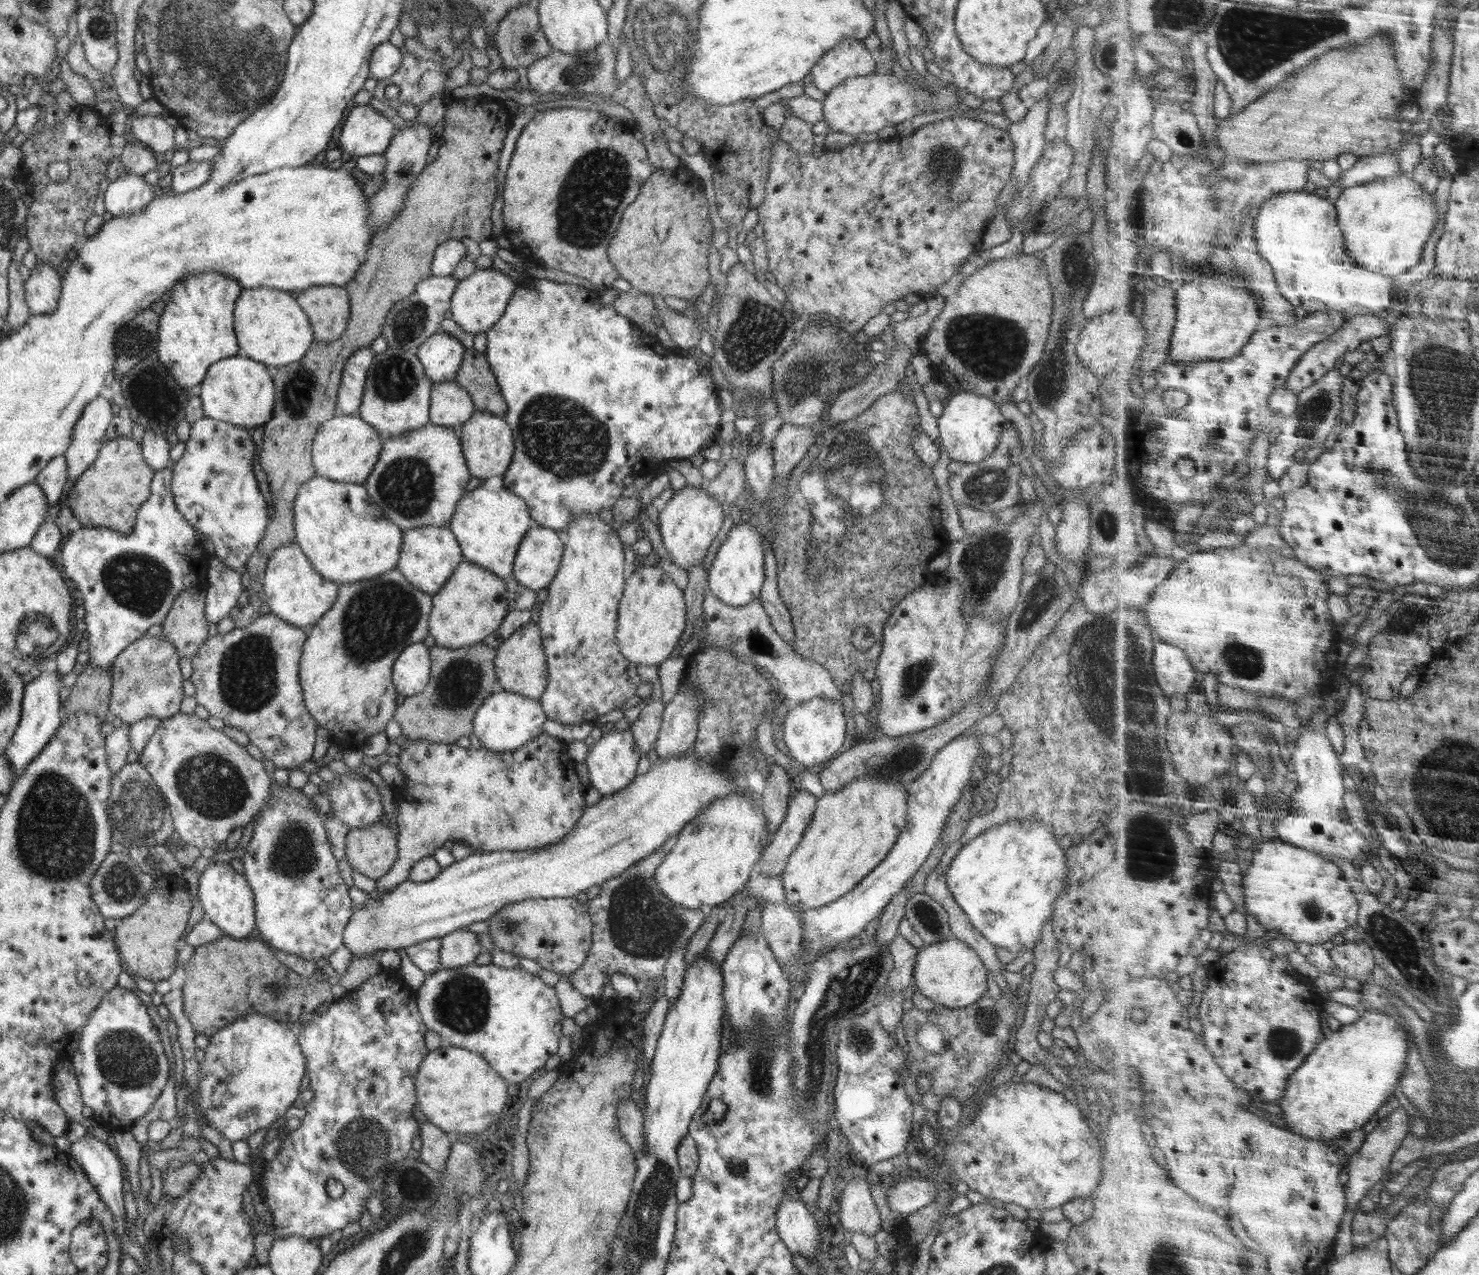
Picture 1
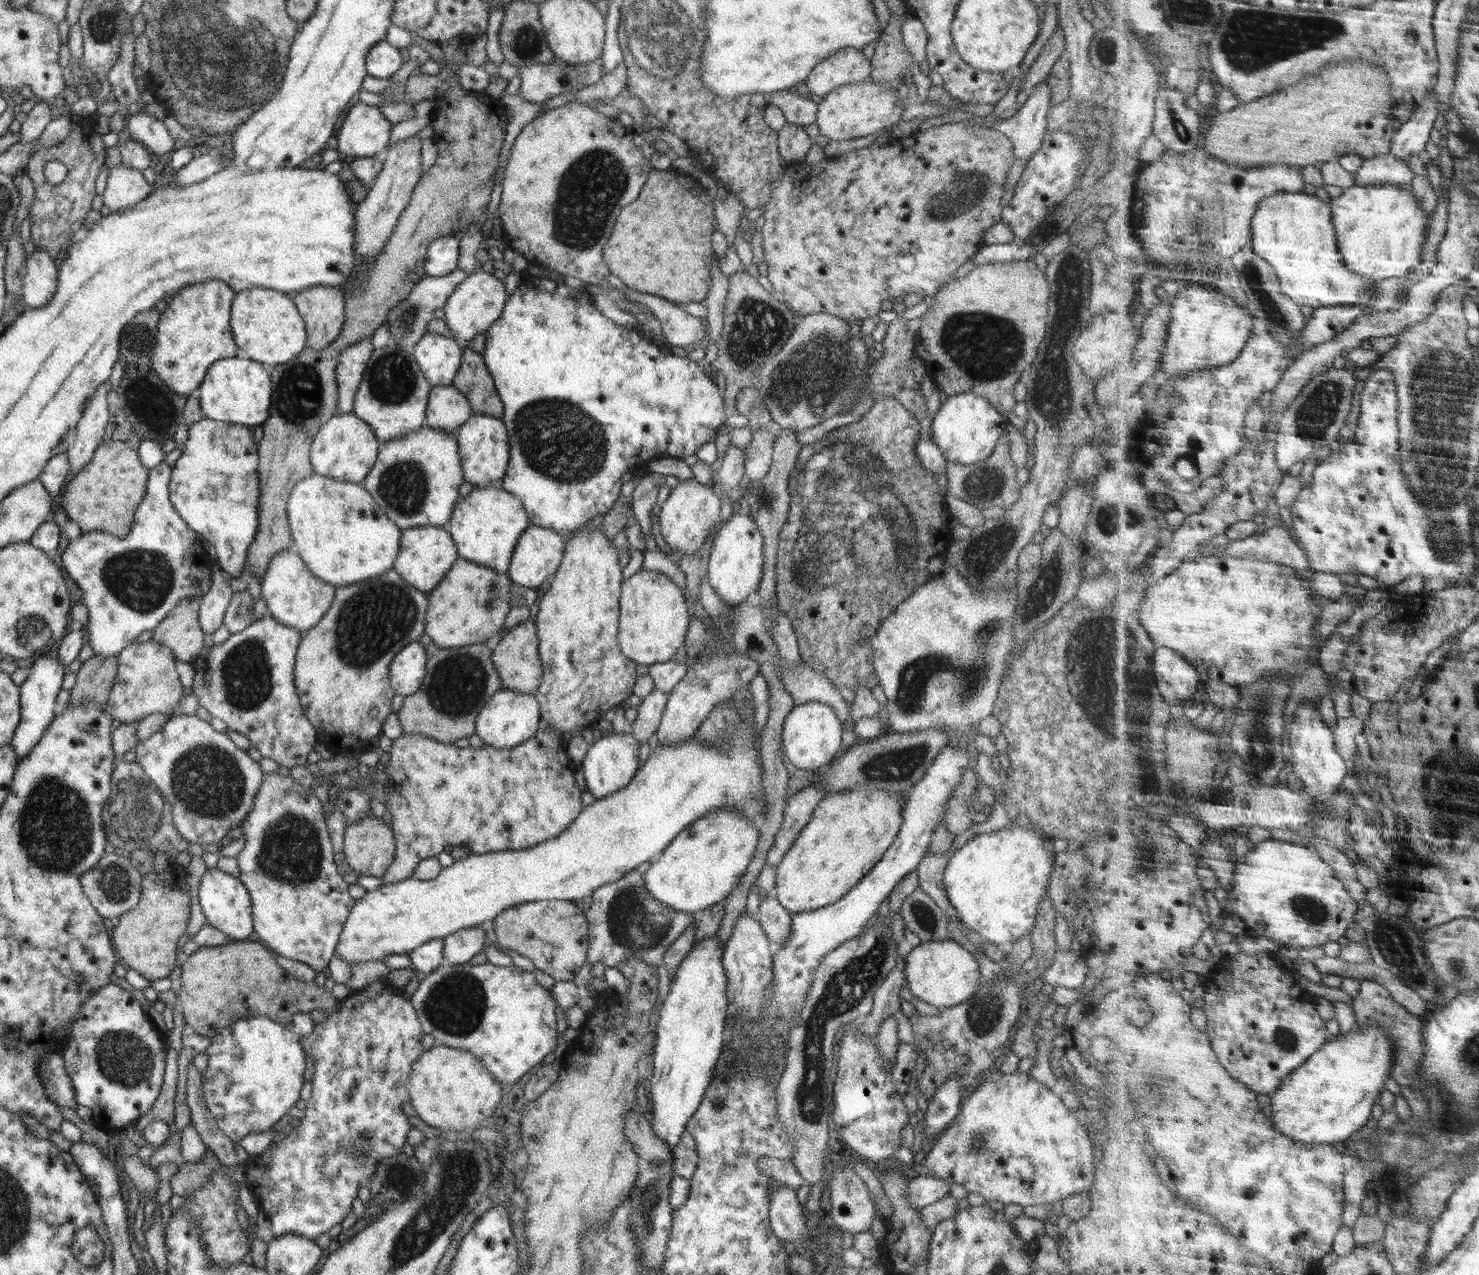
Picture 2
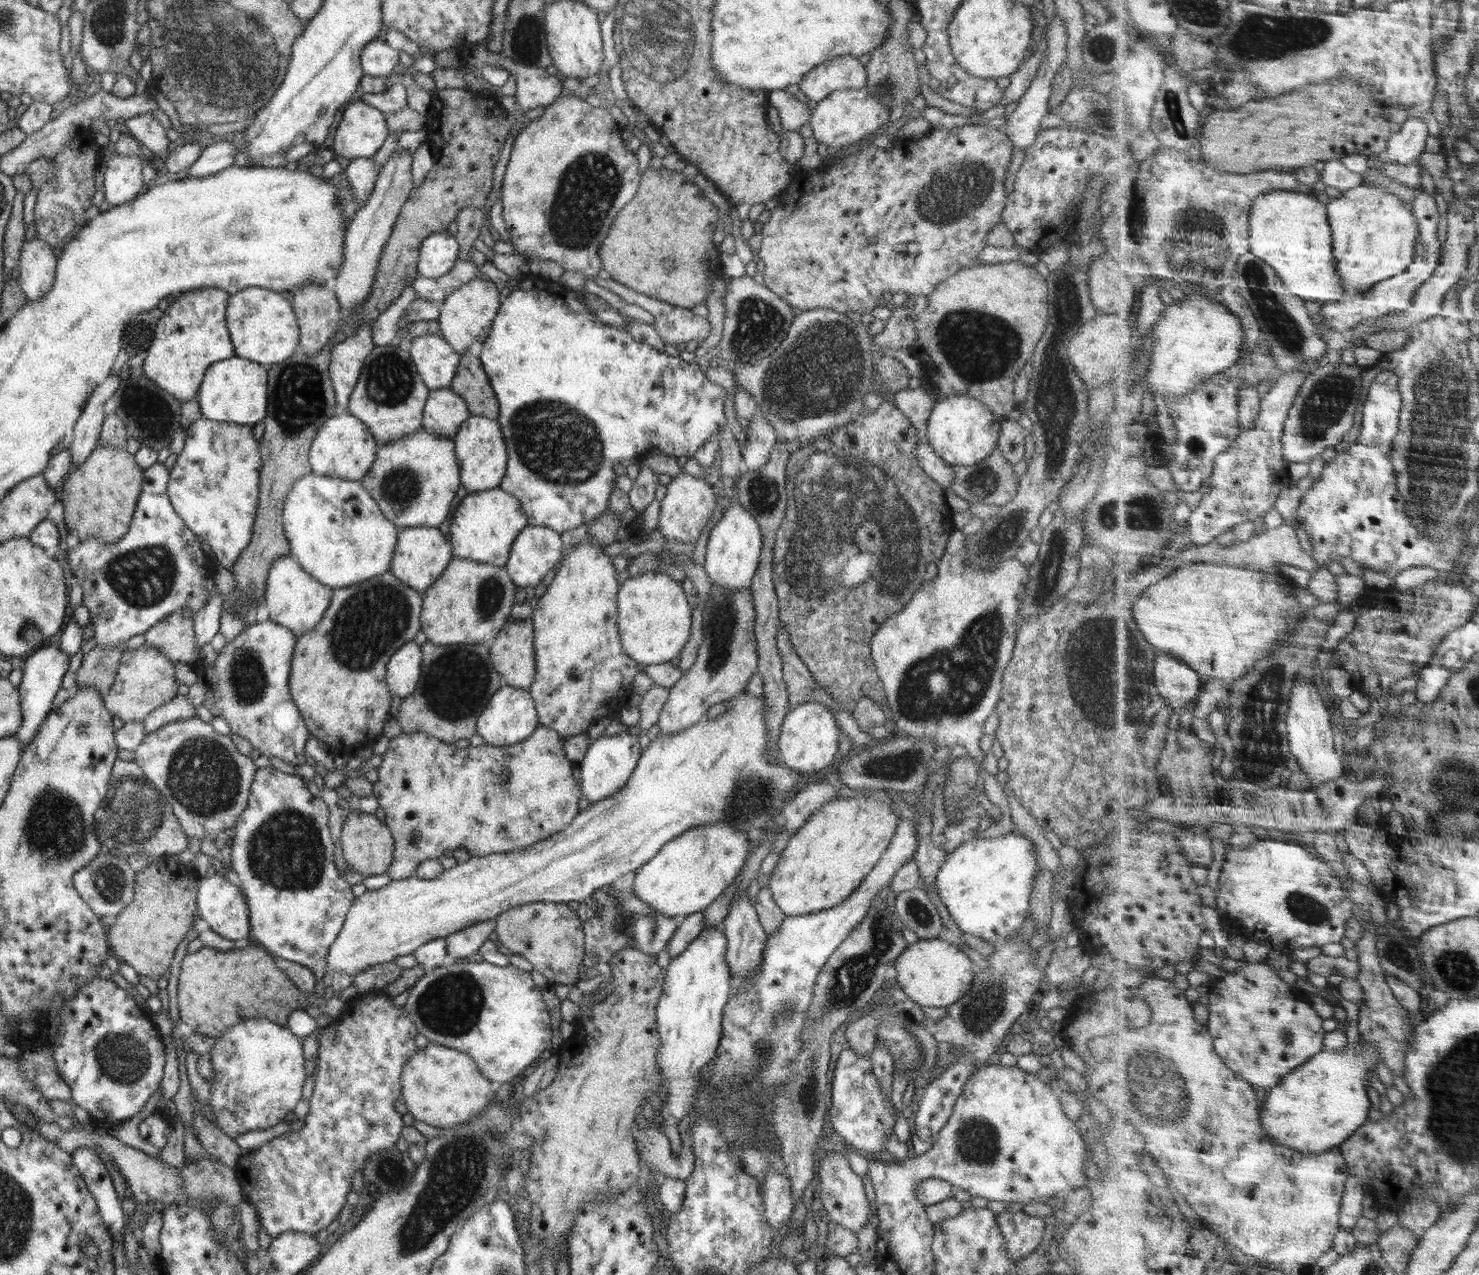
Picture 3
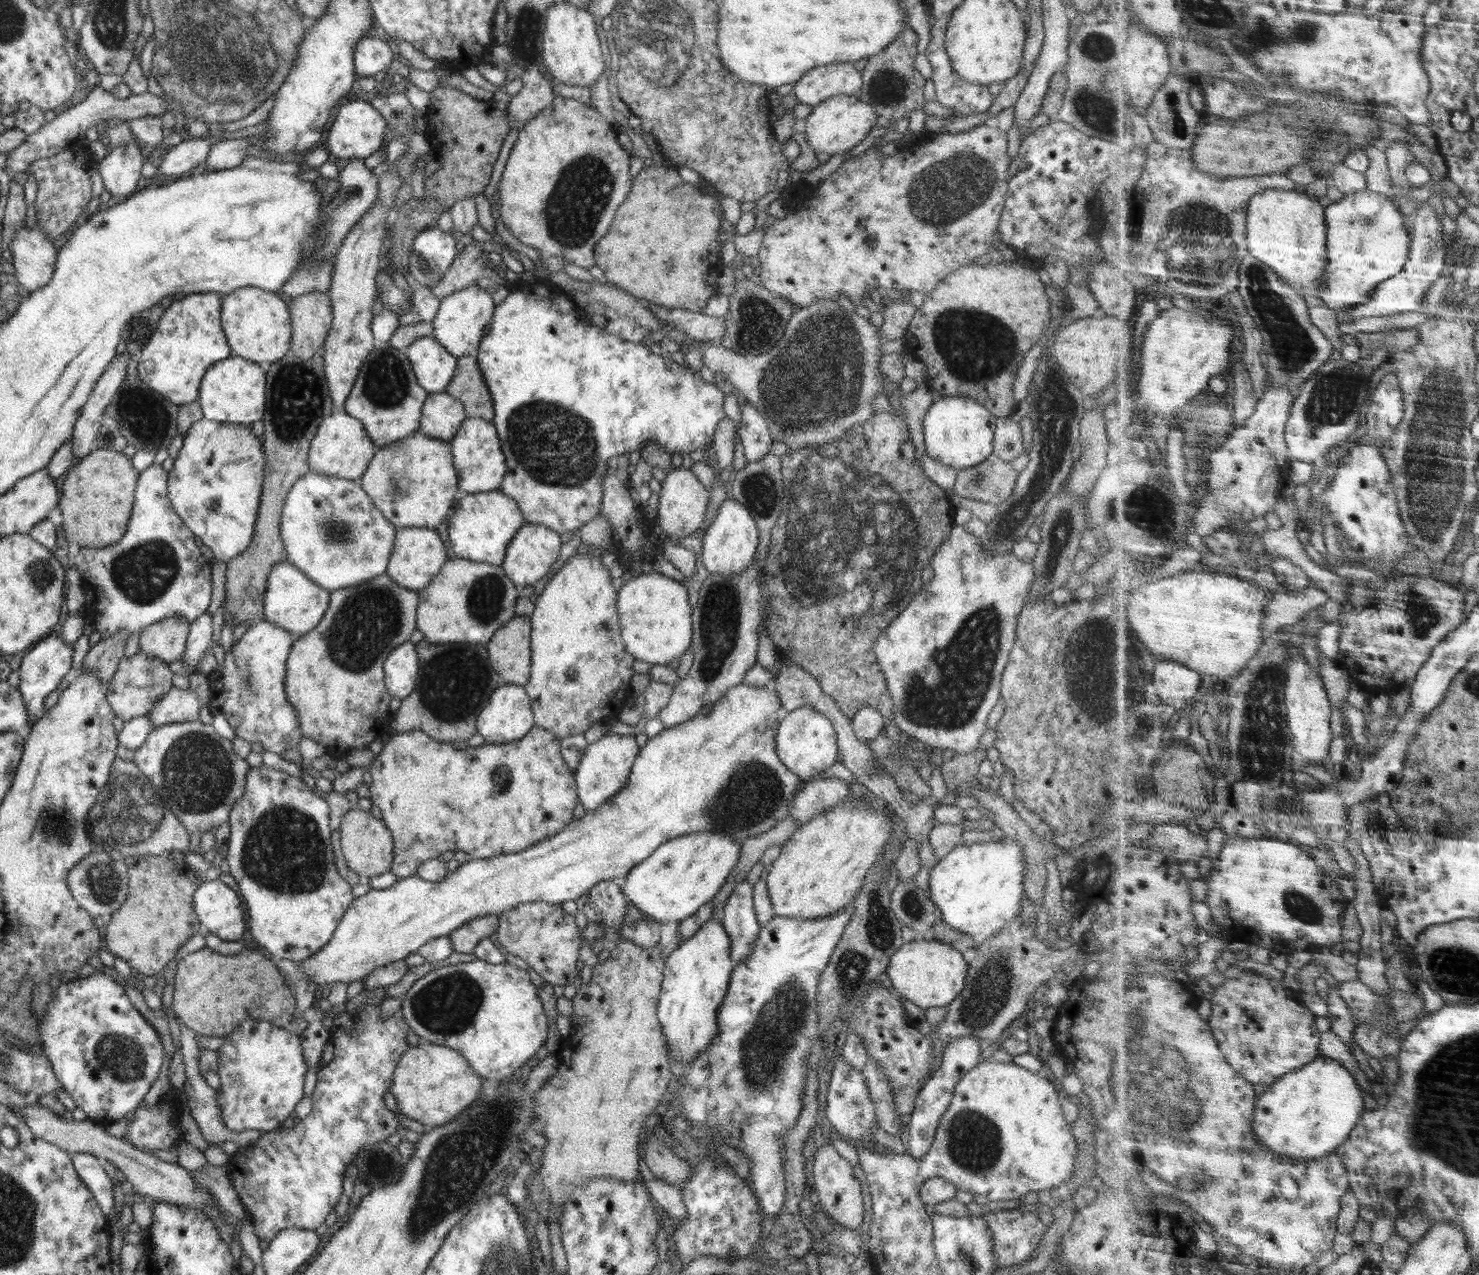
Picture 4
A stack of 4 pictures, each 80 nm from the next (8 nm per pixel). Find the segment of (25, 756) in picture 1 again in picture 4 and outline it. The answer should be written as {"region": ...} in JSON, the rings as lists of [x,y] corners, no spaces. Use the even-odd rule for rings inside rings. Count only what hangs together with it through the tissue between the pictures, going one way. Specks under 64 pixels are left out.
{"region":[[[56,632],[40,639],[36,646],[22,658],[19,668],[20,684],[17,689],[23,696],[26,710],[29,712],[28,728],[45,712],[44,699],[57,689],[62,678],[70,675],[73,661],[73,648]]]}

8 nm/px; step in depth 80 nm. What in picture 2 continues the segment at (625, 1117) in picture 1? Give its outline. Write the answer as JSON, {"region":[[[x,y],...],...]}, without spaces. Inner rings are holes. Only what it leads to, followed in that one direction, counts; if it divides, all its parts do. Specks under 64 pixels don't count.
{"region":[[[632,1109],[627,1112],[624,1130],[625,1137],[632,1143],[634,1152],[651,1165],[671,1160],[671,1148],[667,1147],[653,1131],[647,1115],[638,1115]]]}

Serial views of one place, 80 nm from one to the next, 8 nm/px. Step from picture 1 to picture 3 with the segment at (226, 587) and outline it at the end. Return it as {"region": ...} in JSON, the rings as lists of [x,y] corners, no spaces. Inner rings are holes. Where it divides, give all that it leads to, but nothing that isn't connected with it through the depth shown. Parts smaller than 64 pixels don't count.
{"region":[[[214,588],[204,608],[198,610],[193,616],[193,629],[196,635],[197,646],[200,650],[220,630],[220,616],[222,616],[223,595],[219,595]]]}

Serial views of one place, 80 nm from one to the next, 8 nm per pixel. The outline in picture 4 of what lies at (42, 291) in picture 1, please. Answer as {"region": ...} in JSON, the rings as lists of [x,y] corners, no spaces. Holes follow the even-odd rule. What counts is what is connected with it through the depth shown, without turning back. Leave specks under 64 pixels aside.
{"region":[[[24,223],[24,230],[18,231],[9,244],[13,256],[14,275],[16,280],[28,292],[36,292],[38,288],[44,288],[53,275],[54,265],[56,262],[57,251],[54,248],[53,242],[48,240],[45,232],[36,225],[30,229],[26,228]]]}

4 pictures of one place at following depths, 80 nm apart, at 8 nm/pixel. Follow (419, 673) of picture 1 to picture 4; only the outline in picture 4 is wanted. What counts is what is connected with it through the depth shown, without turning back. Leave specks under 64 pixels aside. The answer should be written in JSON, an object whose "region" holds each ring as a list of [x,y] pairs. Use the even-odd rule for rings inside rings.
{"region":[[[412,641],[399,644],[384,661],[386,690],[392,697],[406,698],[418,684],[418,655]]]}

